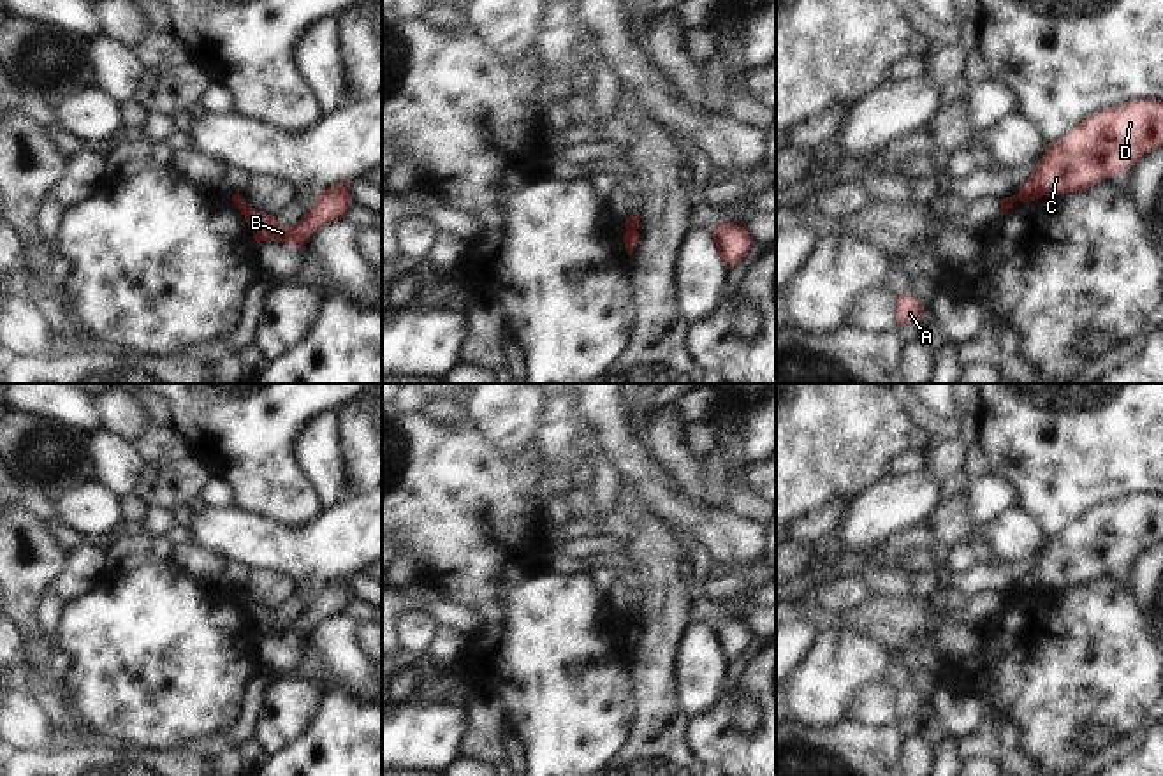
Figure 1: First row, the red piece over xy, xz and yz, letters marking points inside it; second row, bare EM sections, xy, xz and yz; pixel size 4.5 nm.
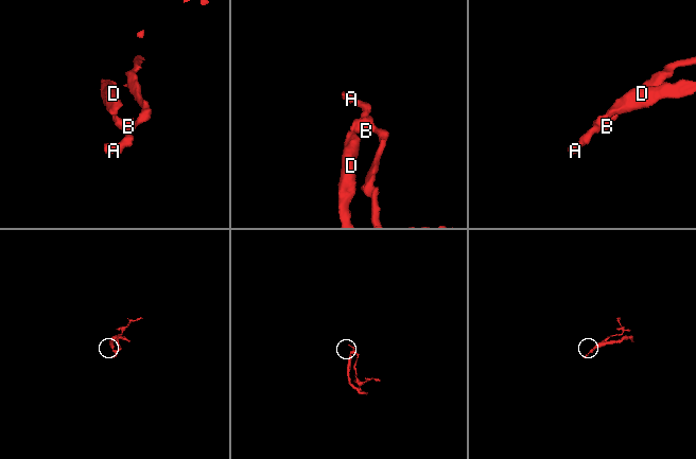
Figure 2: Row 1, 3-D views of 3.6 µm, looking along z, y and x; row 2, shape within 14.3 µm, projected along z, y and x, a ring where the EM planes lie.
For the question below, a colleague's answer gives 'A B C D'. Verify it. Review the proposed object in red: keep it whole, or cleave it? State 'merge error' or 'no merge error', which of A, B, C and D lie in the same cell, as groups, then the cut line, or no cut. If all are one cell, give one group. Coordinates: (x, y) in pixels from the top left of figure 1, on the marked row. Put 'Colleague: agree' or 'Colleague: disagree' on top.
Colleague: disagree
merge error; groups A B / C D; cut xy (241, 196), (233, 199)

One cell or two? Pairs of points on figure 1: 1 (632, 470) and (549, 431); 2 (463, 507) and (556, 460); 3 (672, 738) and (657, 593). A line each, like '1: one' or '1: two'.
1: two
2: two
3: one

